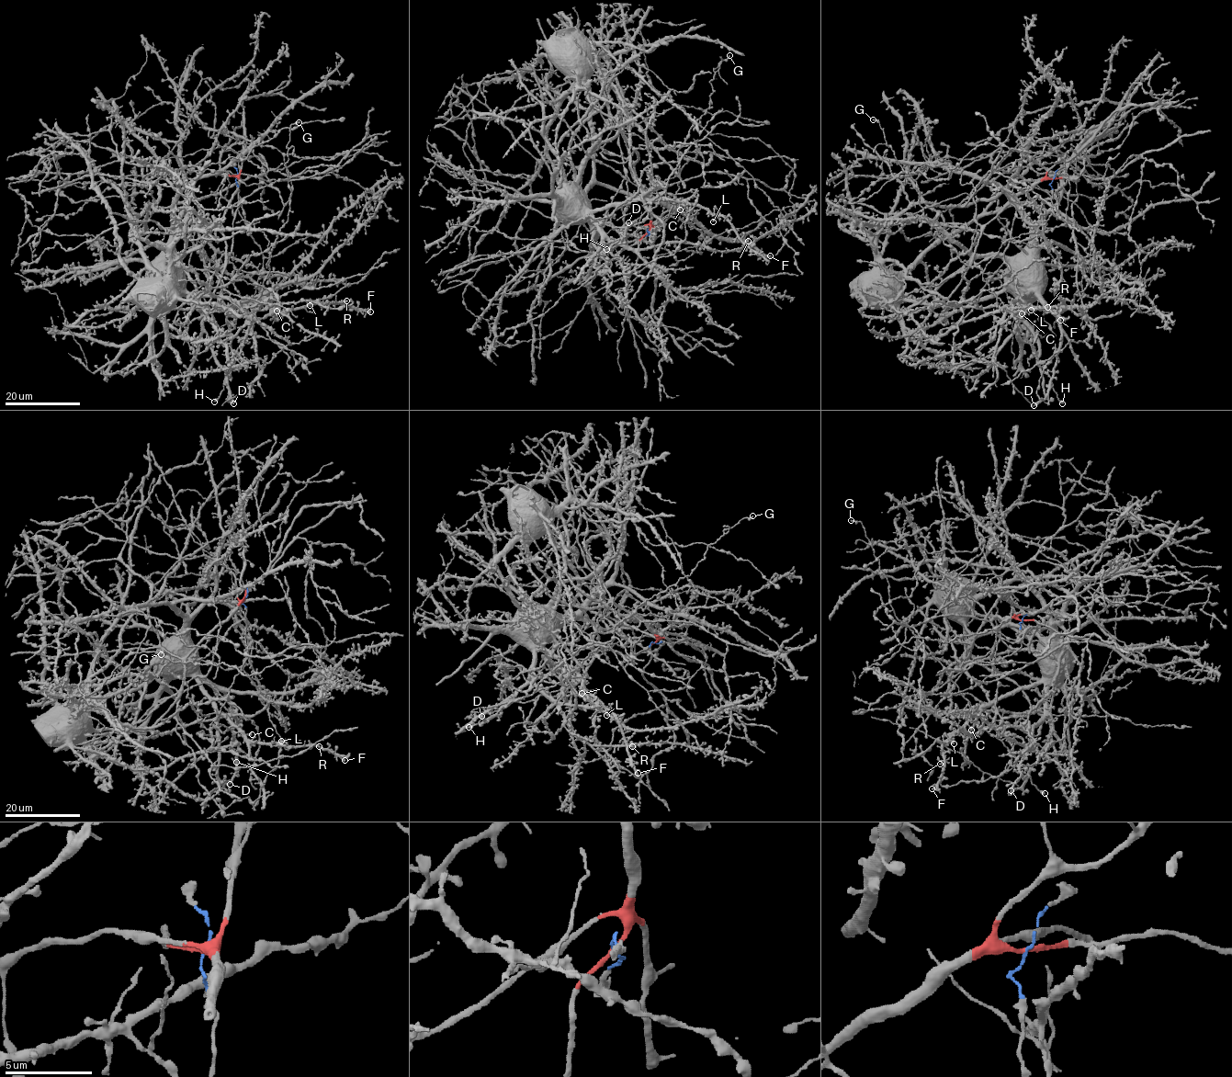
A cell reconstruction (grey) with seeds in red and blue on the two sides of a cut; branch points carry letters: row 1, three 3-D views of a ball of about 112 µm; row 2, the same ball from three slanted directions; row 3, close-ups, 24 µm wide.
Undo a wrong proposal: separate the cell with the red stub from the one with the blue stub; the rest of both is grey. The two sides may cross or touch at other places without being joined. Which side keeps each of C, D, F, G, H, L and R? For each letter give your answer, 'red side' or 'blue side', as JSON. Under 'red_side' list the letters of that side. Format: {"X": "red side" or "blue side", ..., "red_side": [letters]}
{"C": "blue side", "D": "blue side", "F": "blue side", "G": "blue side", "H": "blue side", "L": "blue side", "R": "blue side", "red_side": []}

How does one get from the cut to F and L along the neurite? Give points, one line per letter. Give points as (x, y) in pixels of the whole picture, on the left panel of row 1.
F: (236, 176), (238, 211), (268, 240), (269, 266), (261, 302), (289, 311), (309, 303), (343, 302), (370, 311)
L: (236, 176), (238, 211), (268, 240), (269, 266), (261, 302), (281, 311), (312, 302), (310, 305)

